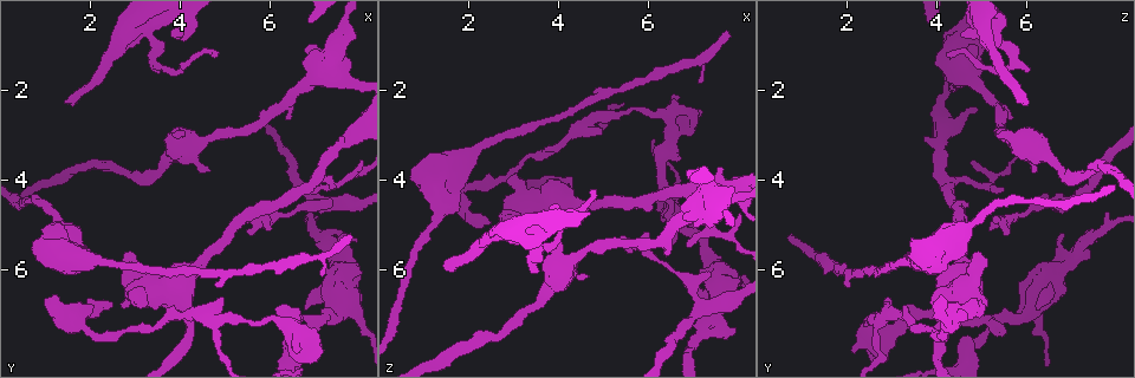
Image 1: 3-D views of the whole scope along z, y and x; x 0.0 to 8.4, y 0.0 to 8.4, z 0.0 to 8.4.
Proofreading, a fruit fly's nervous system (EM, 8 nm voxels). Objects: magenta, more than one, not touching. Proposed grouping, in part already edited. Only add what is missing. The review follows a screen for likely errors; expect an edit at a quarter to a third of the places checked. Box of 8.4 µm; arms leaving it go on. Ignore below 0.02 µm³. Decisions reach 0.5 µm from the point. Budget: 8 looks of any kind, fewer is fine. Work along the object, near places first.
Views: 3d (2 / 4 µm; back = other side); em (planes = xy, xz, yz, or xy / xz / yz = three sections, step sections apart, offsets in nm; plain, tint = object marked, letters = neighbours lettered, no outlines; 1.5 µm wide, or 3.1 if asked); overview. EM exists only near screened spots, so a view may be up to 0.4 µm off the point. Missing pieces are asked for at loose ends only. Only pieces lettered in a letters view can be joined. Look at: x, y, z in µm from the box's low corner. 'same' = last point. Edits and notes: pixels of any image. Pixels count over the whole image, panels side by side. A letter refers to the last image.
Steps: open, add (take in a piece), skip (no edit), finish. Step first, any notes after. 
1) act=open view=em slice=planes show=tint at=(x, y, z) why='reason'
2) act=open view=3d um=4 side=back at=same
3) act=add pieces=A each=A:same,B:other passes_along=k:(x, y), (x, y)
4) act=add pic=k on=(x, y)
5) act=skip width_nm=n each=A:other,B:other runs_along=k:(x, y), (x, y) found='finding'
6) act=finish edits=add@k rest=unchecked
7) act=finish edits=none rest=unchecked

act=open view=em slice=planes show=tint at=(4.95, 6.60, 2.85)

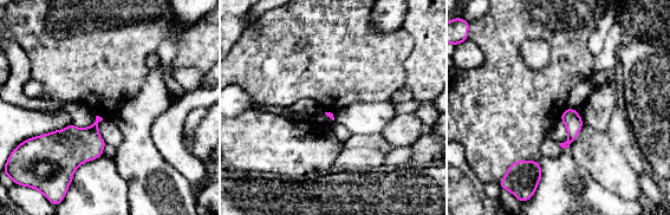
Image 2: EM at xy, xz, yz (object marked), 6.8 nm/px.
act=open view=em slice=planes show=letters at=same

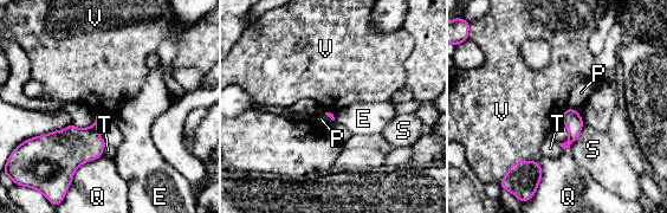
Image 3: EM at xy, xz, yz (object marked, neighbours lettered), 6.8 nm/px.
act=skip longest_contact=Q:300nm each=E:other,P:other,Q:other,S:other,T:other,V:other border=3:(537, 161), (516, 161), (507, 170) found='none of them fits'

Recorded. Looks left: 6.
act=open view=3d um=4 at=(2.95, 6.75, 3.90) why='free end'

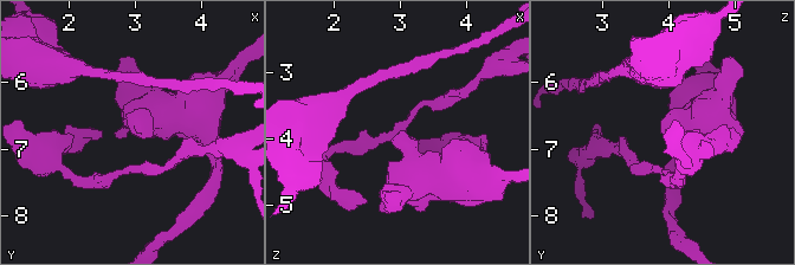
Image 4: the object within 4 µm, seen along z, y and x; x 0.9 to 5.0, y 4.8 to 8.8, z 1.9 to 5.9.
act=open view=em slice=yz step=4 show=letters at=(3.00, 6.65, 3.85) why='need the tissue'

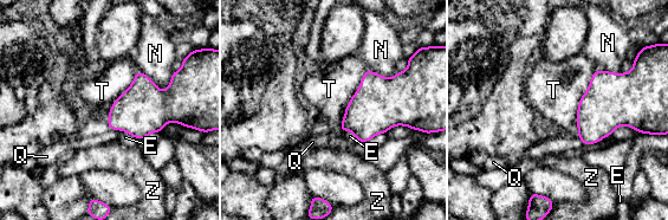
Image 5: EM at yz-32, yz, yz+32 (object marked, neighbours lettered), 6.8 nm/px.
act=skip each=E:other,N:other,Q:other,T:other,Z:other border=5:(595, 70), (578, 104), (577, 135) found='no lettered piece goes on from it'

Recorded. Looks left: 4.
act=open view=em slice=planes show=letters at=(7.35, 4.50, 6.10) why='free end'

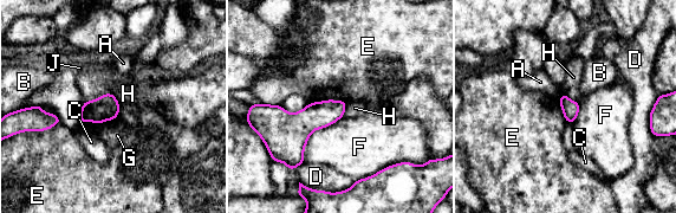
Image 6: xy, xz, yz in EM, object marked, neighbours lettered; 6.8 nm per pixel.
act=skip longest_contact=F:420nm each=A:other,B:other,C:other,D:other,E:other,F:other,G:other,H:other,J:other found='none of them fits'

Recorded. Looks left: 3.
act=finish edits=none rest=unchecked

